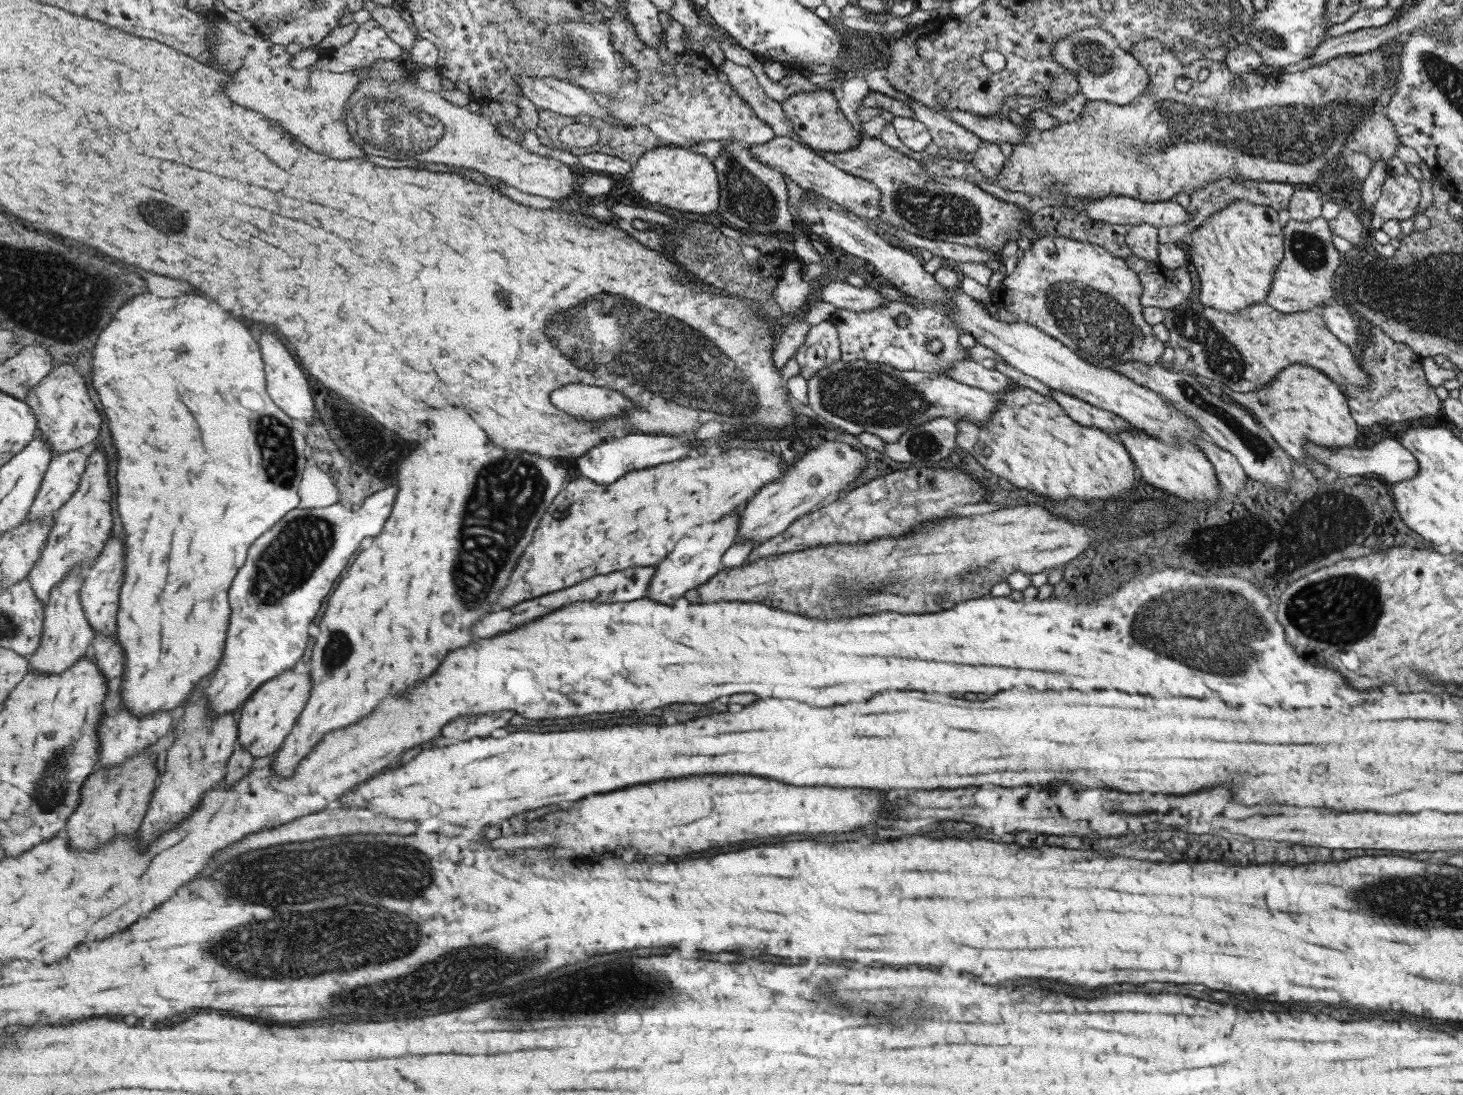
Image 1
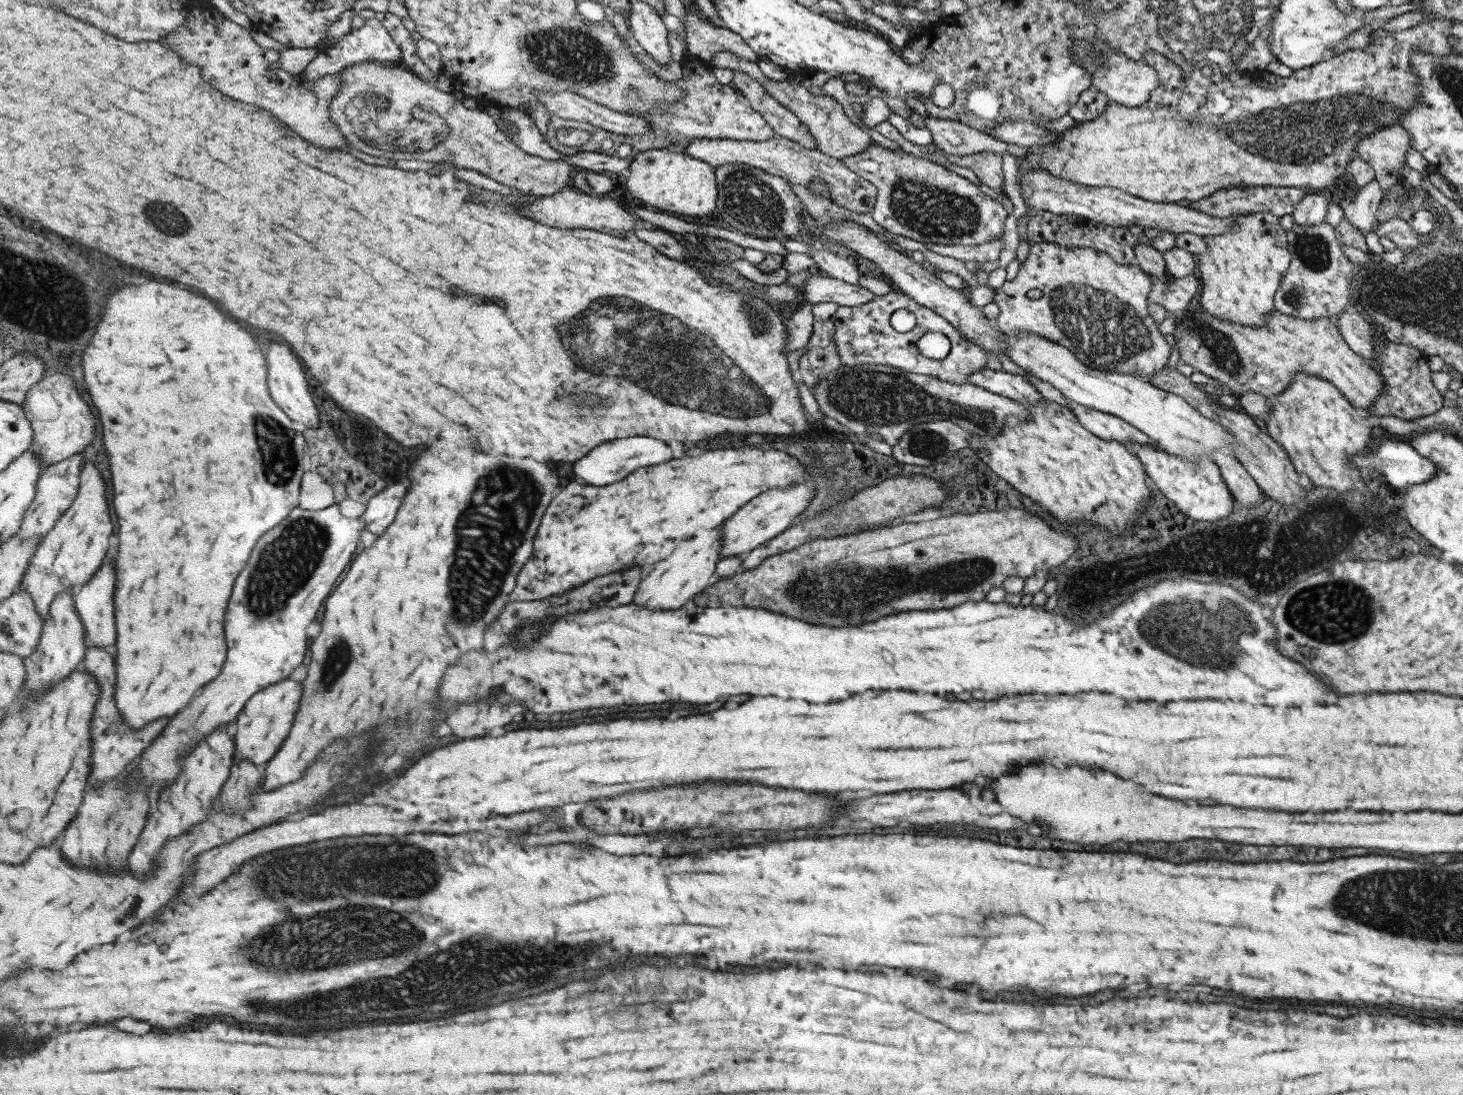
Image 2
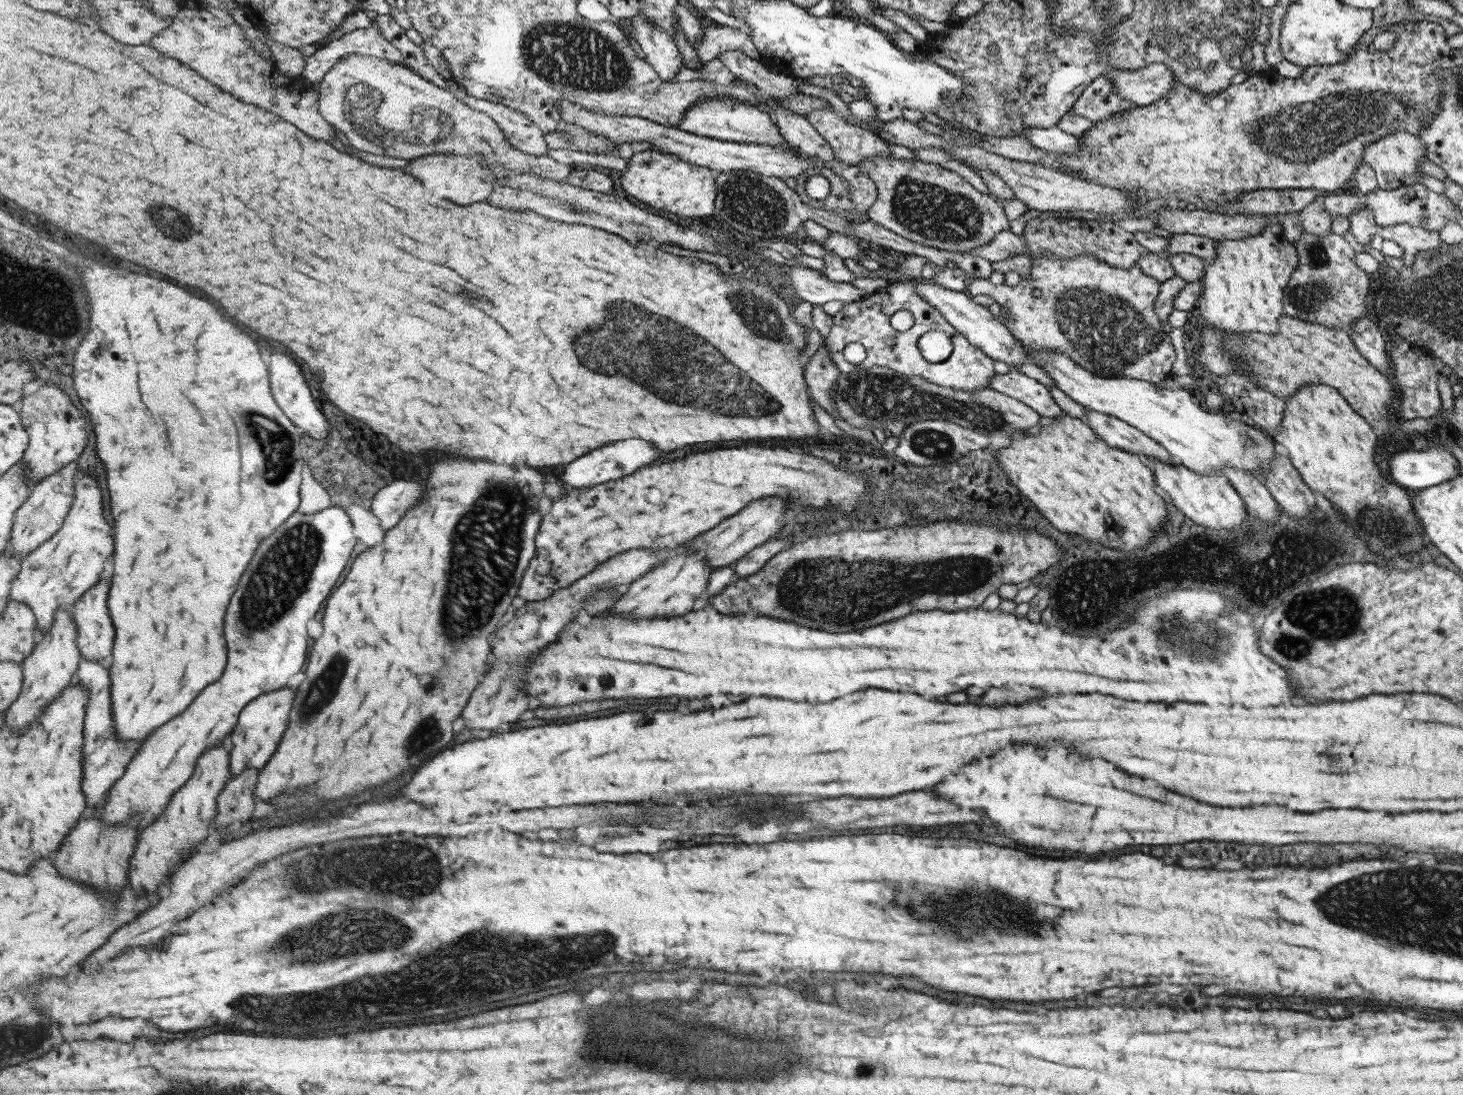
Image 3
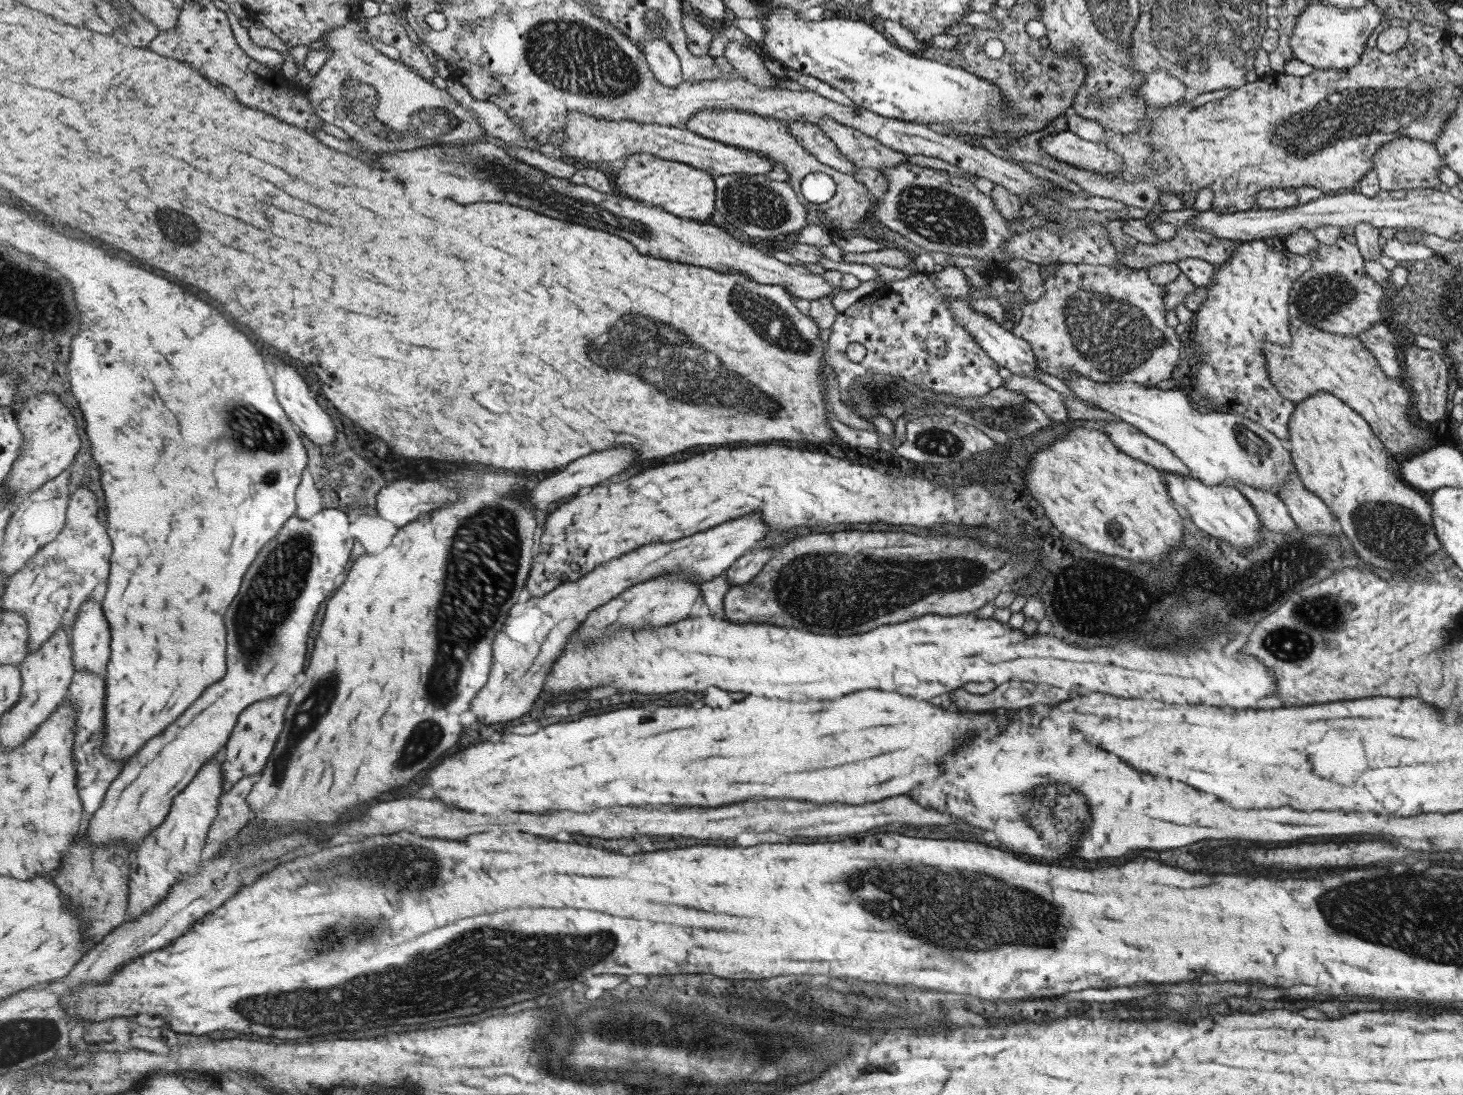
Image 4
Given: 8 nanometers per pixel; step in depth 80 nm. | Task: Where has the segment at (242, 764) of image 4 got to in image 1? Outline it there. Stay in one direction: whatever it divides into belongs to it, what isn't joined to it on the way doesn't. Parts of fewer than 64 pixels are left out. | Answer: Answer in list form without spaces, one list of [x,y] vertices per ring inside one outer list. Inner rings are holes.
[[[297,669],[282,672],[275,679],[260,686],[251,699],[247,699],[240,713],[239,742],[253,754],[254,758],[265,758],[275,754],[275,750],[285,742],[296,726],[301,712],[304,712],[311,696],[311,674]]]

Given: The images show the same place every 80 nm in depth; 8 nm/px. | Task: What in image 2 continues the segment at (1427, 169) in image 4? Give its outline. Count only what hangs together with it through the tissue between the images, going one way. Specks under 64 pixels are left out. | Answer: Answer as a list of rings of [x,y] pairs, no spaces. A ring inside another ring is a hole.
[[[1400,124],[1387,125],[1377,129],[1371,136],[1361,138],[1354,151],[1374,170],[1381,190],[1403,180],[1399,170],[1403,156],[1409,148],[1409,135]]]

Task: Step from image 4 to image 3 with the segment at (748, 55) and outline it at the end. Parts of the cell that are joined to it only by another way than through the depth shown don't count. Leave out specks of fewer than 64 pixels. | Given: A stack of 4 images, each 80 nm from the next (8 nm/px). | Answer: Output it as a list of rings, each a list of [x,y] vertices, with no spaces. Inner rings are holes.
[[[729,50],[720,54],[718,59],[739,80],[747,81],[772,98],[789,98],[797,94],[797,86],[802,81],[800,78],[782,72],[773,74],[763,65],[763,61],[749,58],[738,50]]]

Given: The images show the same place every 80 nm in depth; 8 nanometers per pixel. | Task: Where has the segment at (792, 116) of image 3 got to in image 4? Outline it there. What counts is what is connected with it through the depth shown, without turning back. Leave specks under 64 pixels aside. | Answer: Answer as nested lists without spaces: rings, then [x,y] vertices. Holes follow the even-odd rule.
[[[789,121],[786,125],[791,137],[821,164],[851,176],[859,170],[860,167],[851,164],[816,124]]]

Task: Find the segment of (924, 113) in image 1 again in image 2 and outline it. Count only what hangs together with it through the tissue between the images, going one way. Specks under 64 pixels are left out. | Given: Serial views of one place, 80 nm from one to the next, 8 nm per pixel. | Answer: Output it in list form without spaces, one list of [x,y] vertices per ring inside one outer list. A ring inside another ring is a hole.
[[[927,114],[922,118],[922,123],[931,133],[933,145],[941,149],[945,155],[965,156],[965,154],[975,154],[983,151],[1002,154],[1009,152],[1017,160],[1021,160],[1031,148],[1007,144],[986,133],[971,128],[969,125],[944,118],[935,118]]]

